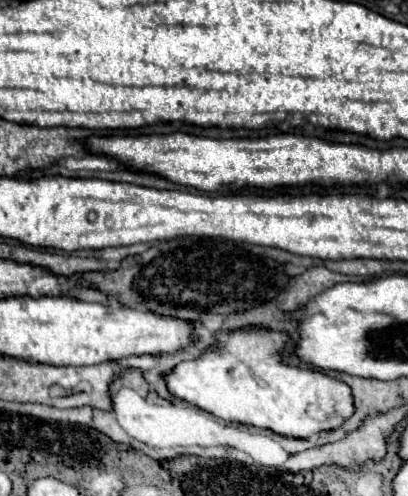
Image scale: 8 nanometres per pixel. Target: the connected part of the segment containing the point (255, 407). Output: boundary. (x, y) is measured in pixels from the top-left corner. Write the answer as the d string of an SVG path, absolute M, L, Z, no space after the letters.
M240 329L218 333L218 347L196 361L182 361L166 375L168 389L224 419L240 425L254 425L284 437L310 437L342 425L354 411L350 387L330 379L322 371L290 367L282 359L286 337L268 329Z

